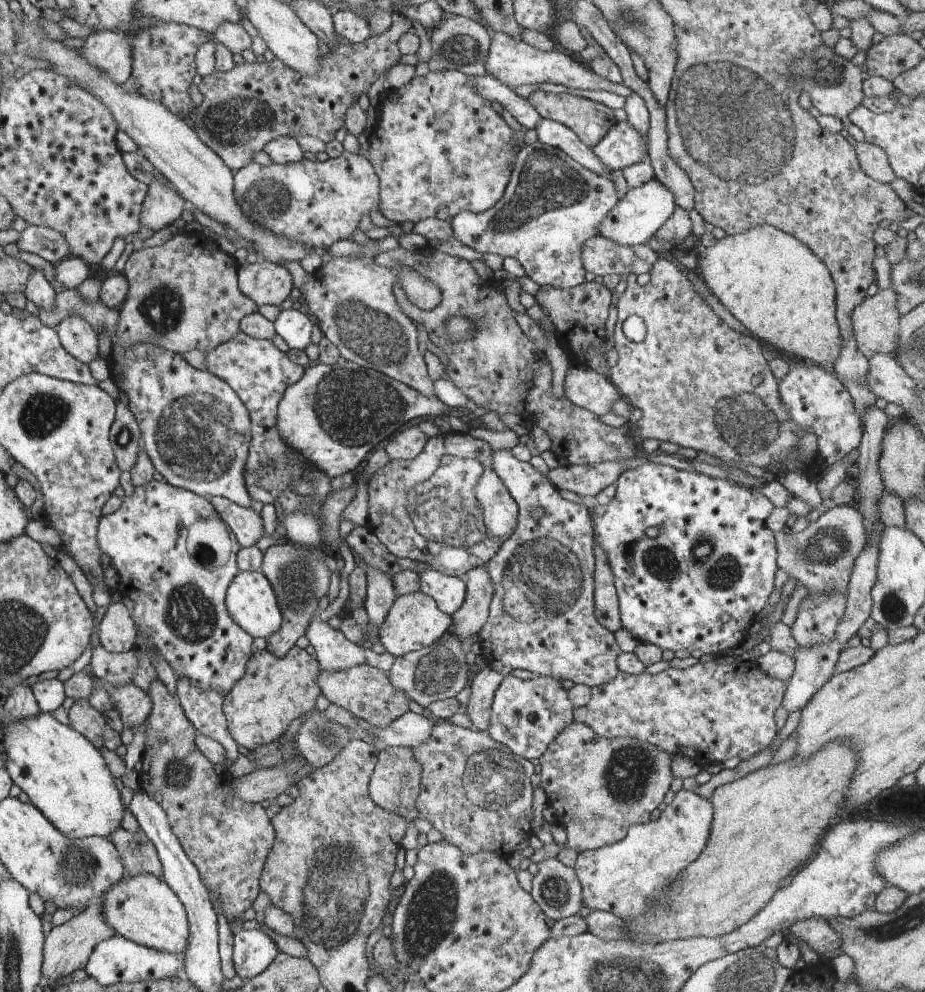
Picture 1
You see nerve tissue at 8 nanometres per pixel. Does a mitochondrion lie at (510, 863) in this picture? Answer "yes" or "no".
no

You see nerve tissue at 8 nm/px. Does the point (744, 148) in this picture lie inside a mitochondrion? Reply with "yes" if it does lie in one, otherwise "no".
yes

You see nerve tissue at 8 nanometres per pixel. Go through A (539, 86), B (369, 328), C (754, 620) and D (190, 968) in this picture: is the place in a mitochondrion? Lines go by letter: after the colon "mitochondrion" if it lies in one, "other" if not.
A: other
B: mitochondrion
C: other
D: other

